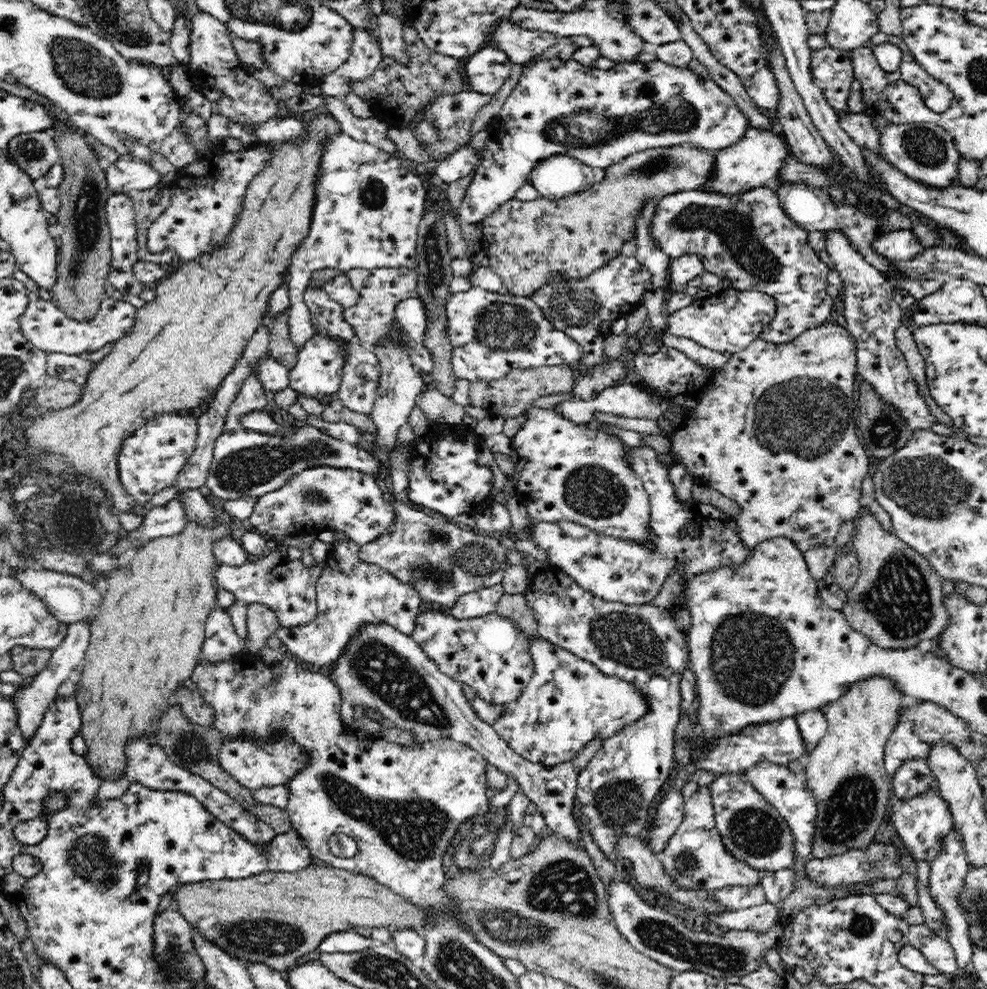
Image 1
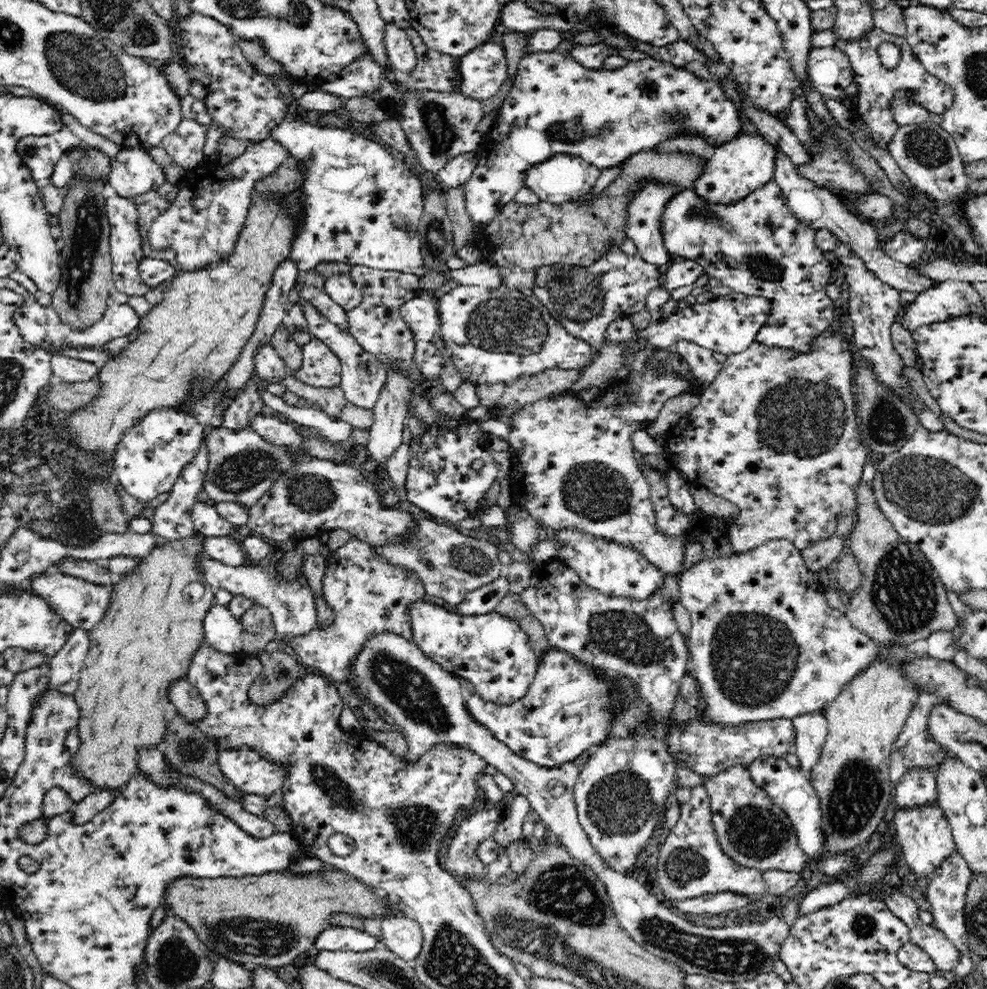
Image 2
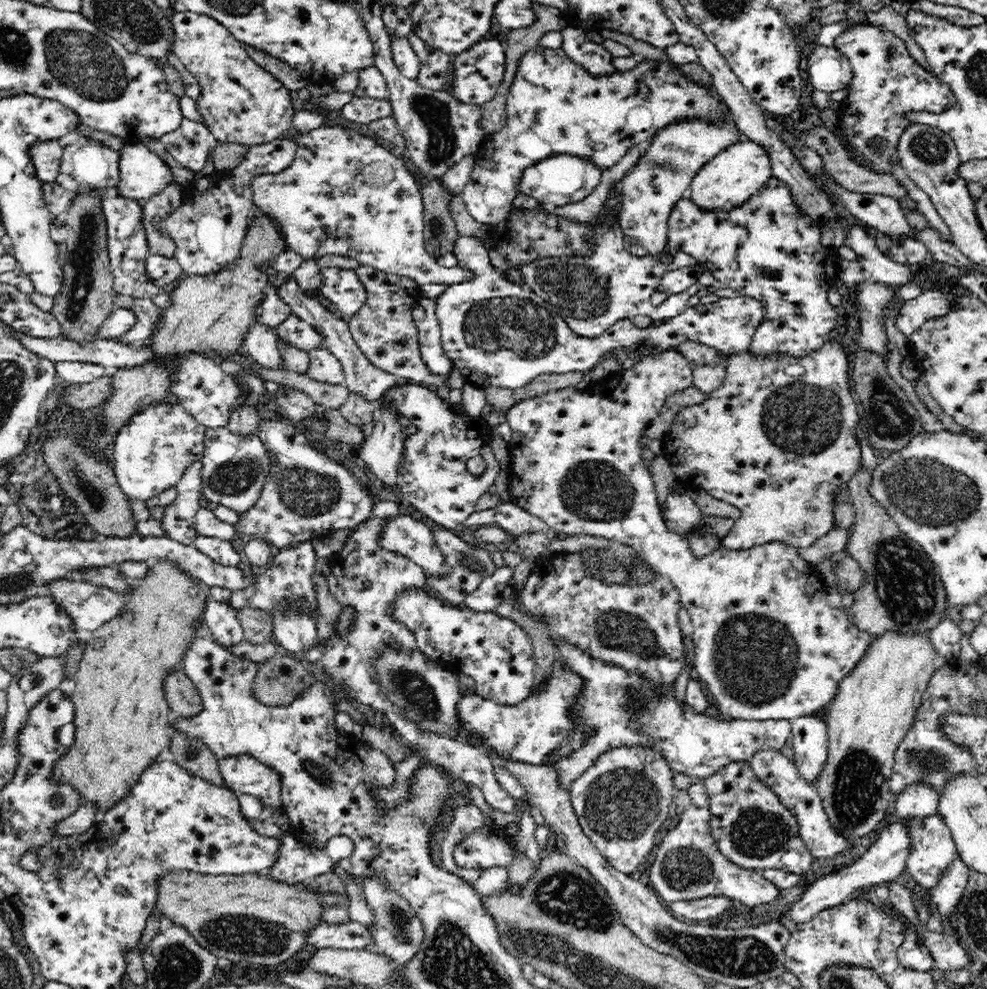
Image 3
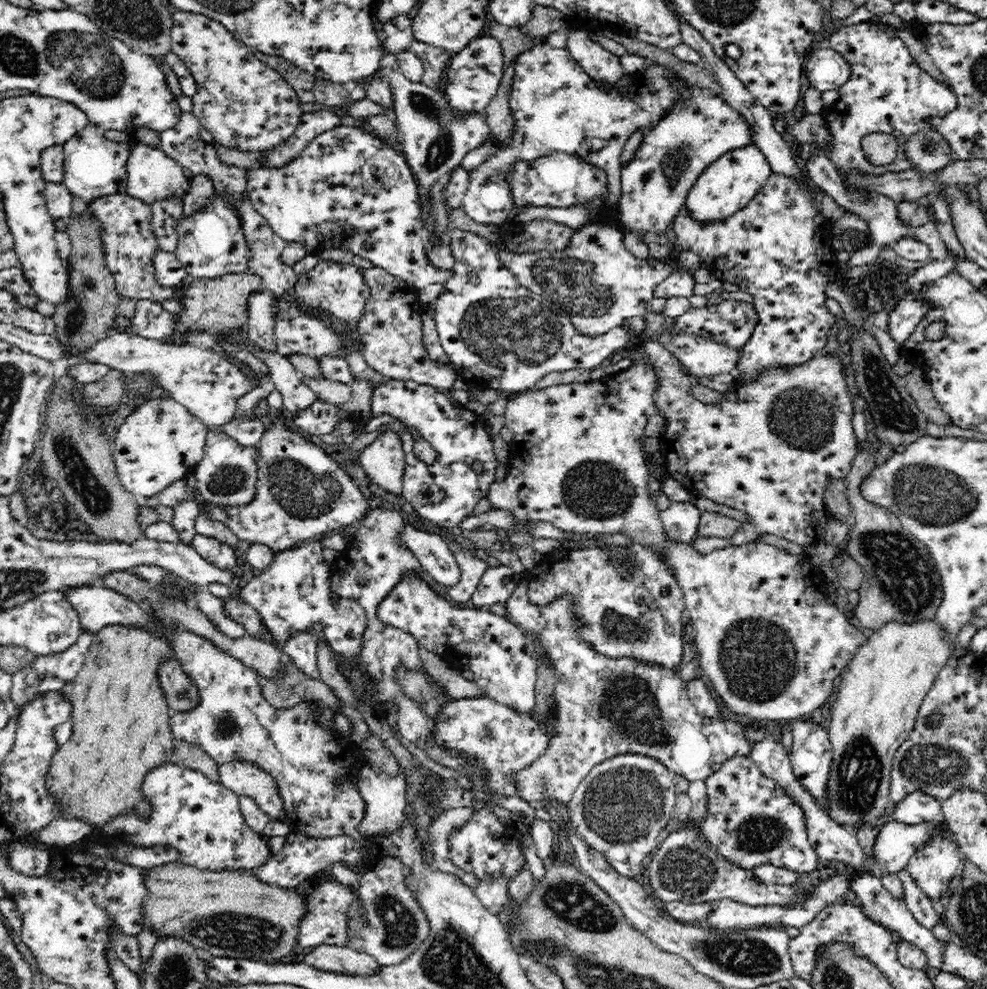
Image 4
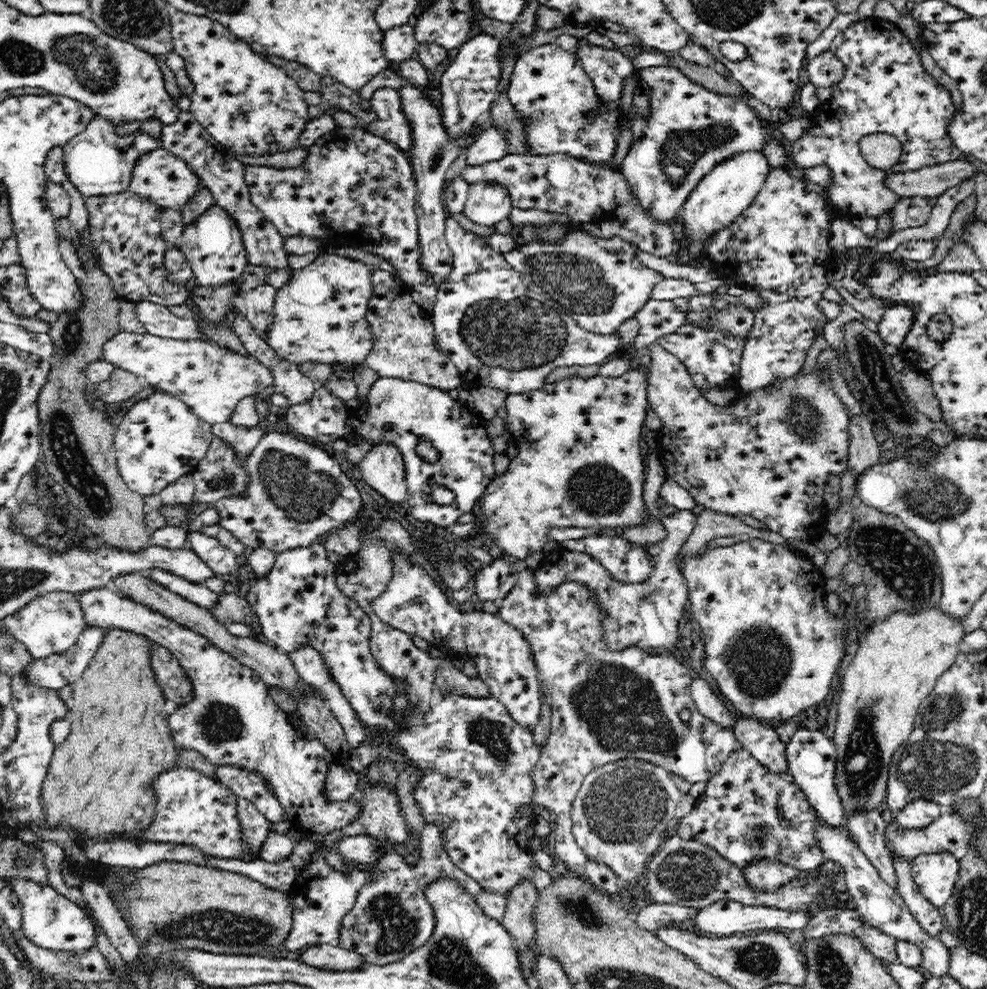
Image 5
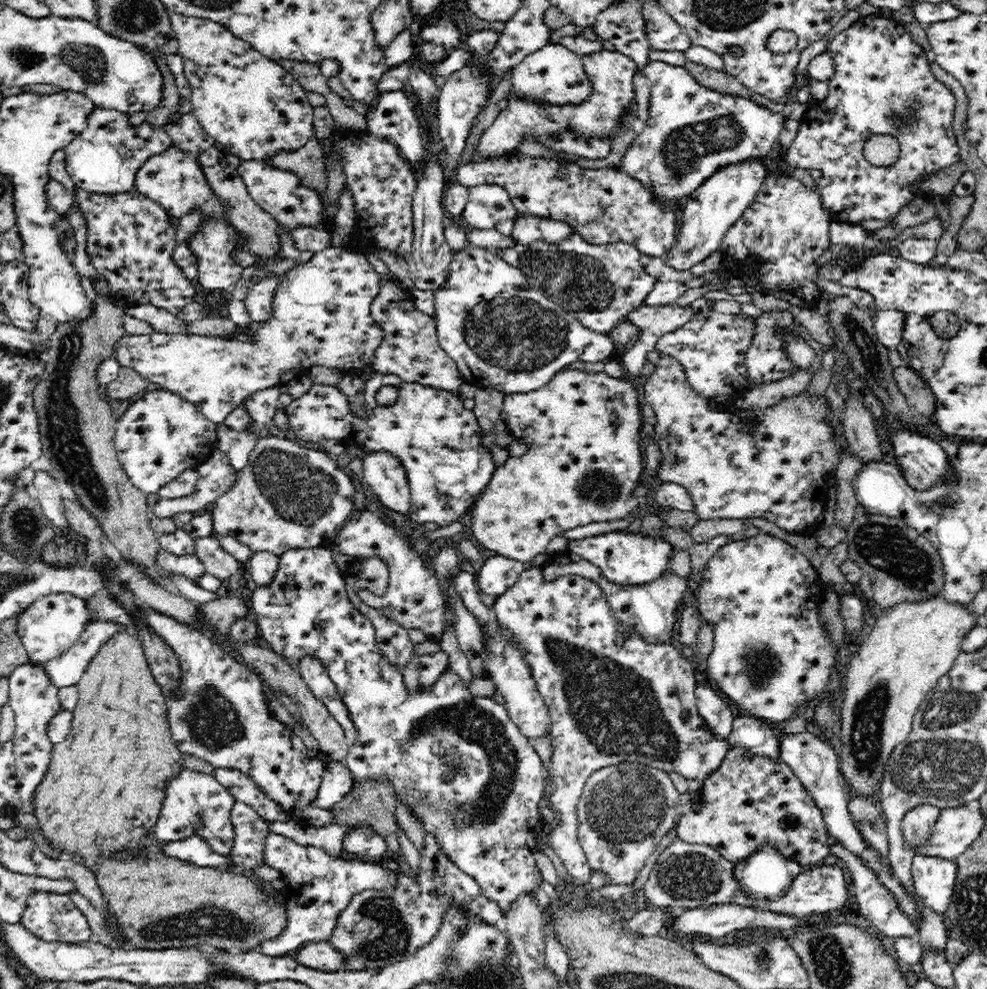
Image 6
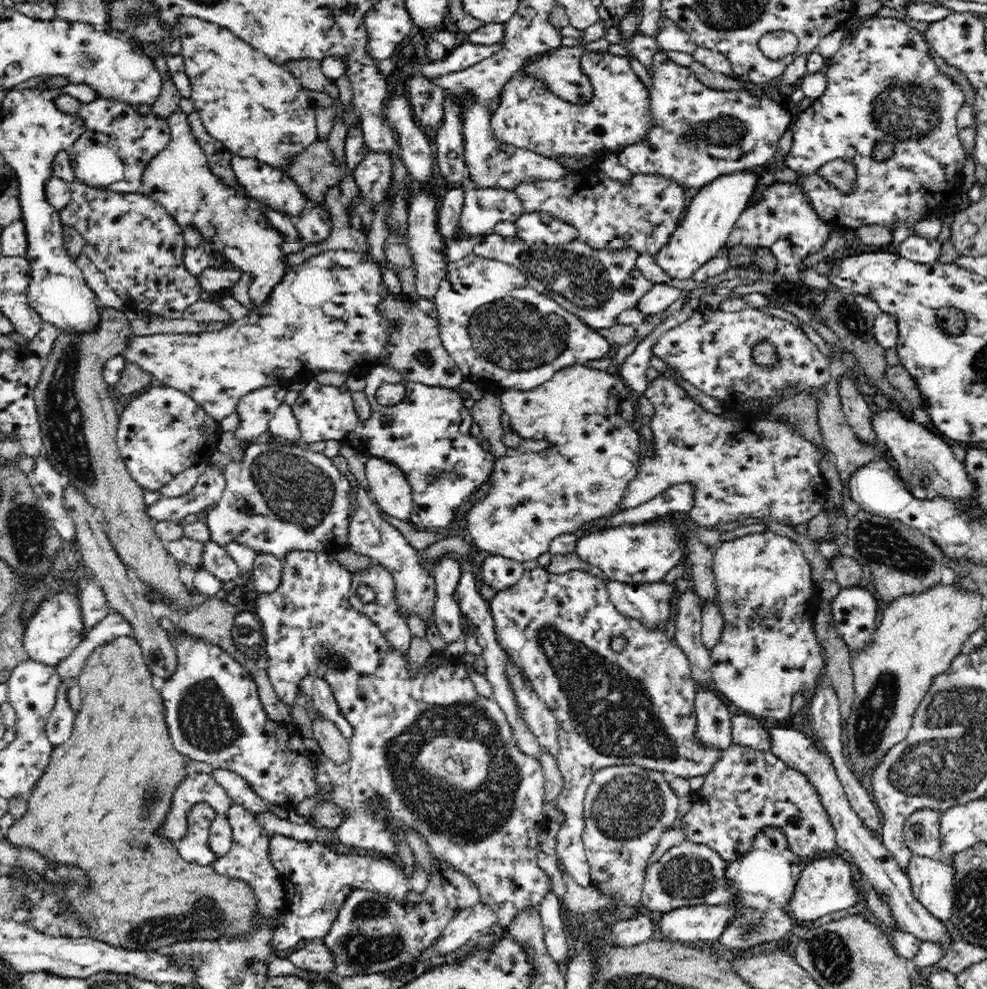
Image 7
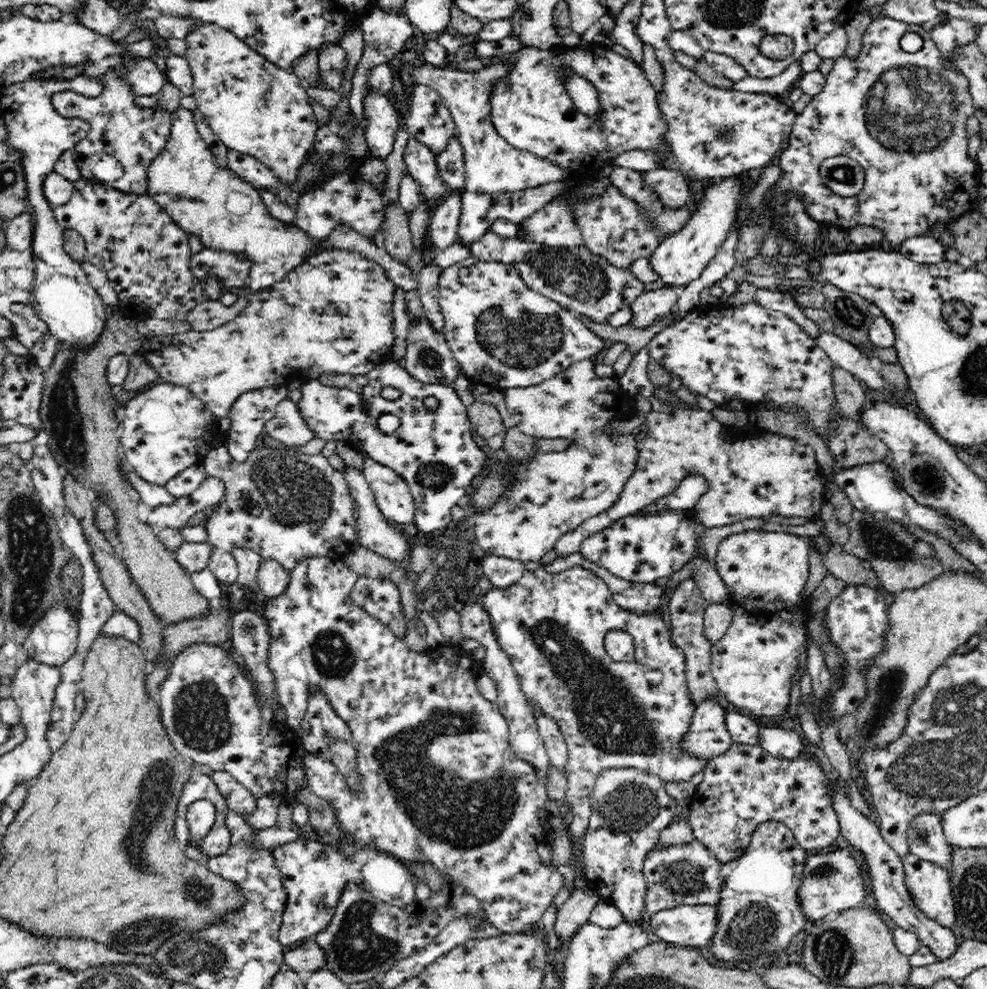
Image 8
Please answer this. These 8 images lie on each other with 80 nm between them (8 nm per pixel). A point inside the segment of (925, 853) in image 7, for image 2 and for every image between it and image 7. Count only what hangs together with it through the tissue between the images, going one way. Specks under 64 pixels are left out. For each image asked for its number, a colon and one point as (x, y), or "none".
2: (917, 786)
3: (918, 799)
4: (918, 807)
5: (919, 813)
6: (916, 825)

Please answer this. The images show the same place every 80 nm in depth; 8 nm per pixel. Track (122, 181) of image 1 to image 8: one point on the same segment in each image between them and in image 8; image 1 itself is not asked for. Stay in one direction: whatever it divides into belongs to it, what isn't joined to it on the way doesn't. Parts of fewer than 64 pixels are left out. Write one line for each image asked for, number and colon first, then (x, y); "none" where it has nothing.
2: (134, 172)
3: (142, 174)
4: (151, 175)
5: (160, 177)
6: (174, 179)
7: (179, 178)
8: (208, 201)

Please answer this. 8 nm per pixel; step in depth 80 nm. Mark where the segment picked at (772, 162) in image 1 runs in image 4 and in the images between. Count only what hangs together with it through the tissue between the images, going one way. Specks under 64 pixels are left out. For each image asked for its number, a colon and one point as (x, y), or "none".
2: (738, 167)
3: (728, 180)
4: (728, 184)

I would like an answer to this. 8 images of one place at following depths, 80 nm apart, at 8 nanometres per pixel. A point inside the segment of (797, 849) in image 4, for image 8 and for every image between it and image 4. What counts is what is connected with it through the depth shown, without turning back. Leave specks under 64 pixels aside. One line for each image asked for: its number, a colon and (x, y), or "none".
5: (747, 813)
6: (750, 801)
7: (747, 790)
8: (745, 786)

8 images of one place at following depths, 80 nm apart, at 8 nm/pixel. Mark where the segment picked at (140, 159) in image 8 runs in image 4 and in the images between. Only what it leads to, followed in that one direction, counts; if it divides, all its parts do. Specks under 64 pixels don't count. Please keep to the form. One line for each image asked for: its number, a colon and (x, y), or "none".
4: (93, 166)
5: (99, 162)
6: (104, 158)
7: (119, 143)

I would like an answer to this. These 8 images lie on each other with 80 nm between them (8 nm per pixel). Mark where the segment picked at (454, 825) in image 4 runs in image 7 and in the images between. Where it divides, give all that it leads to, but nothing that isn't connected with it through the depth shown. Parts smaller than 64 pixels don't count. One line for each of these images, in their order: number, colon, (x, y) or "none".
5: (390, 918)
6: (379, 928)
7: (371, 933)

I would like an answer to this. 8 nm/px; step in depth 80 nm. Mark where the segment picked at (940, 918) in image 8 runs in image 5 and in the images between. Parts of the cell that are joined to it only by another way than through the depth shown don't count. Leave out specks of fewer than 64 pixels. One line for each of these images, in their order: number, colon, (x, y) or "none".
5: (936, 874)
6: (934, 878)
7: (932, 881)

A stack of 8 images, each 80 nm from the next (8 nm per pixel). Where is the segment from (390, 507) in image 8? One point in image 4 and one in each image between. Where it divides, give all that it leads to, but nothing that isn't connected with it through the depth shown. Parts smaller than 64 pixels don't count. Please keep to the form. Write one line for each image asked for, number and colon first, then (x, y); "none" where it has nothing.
4: (383, 461)
5: (383, 468)
6: (385, 474)
7: (387, 482)

